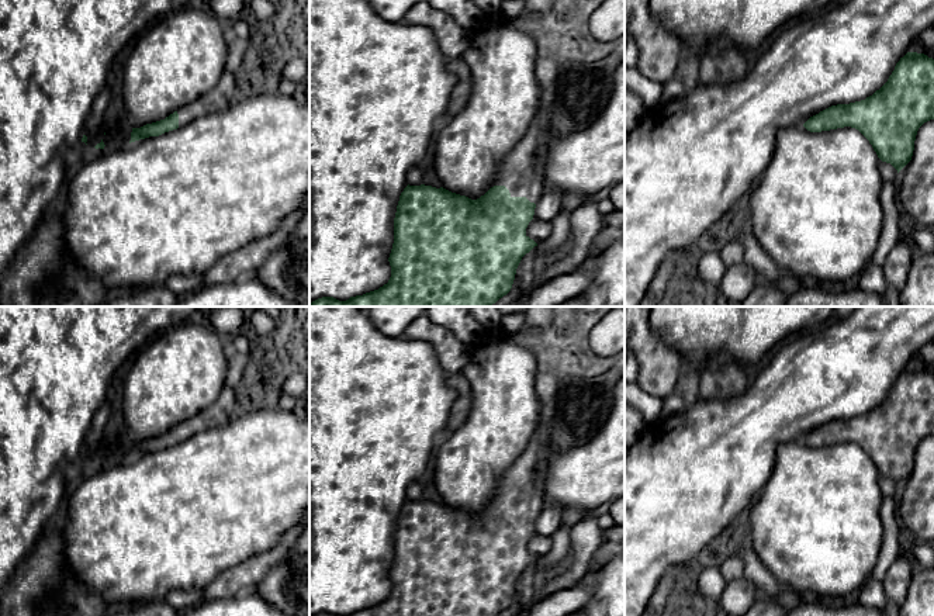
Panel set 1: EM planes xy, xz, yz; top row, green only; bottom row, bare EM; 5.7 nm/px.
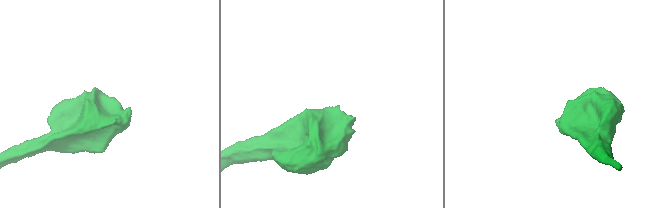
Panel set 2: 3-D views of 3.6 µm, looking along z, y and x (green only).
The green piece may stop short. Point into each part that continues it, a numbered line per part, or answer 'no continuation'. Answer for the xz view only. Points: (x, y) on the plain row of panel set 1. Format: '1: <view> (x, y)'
1: xz (522, 480)

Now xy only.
1: xy (224, 408)

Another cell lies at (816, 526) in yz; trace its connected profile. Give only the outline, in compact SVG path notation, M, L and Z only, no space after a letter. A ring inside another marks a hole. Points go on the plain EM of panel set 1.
M803 440L786 442L776 447L771 475L750 503L748 533L744 540L779 584L830 602L854 599L871 578L881 553L882 498L879 473L858 444L844 442L810 447Z

